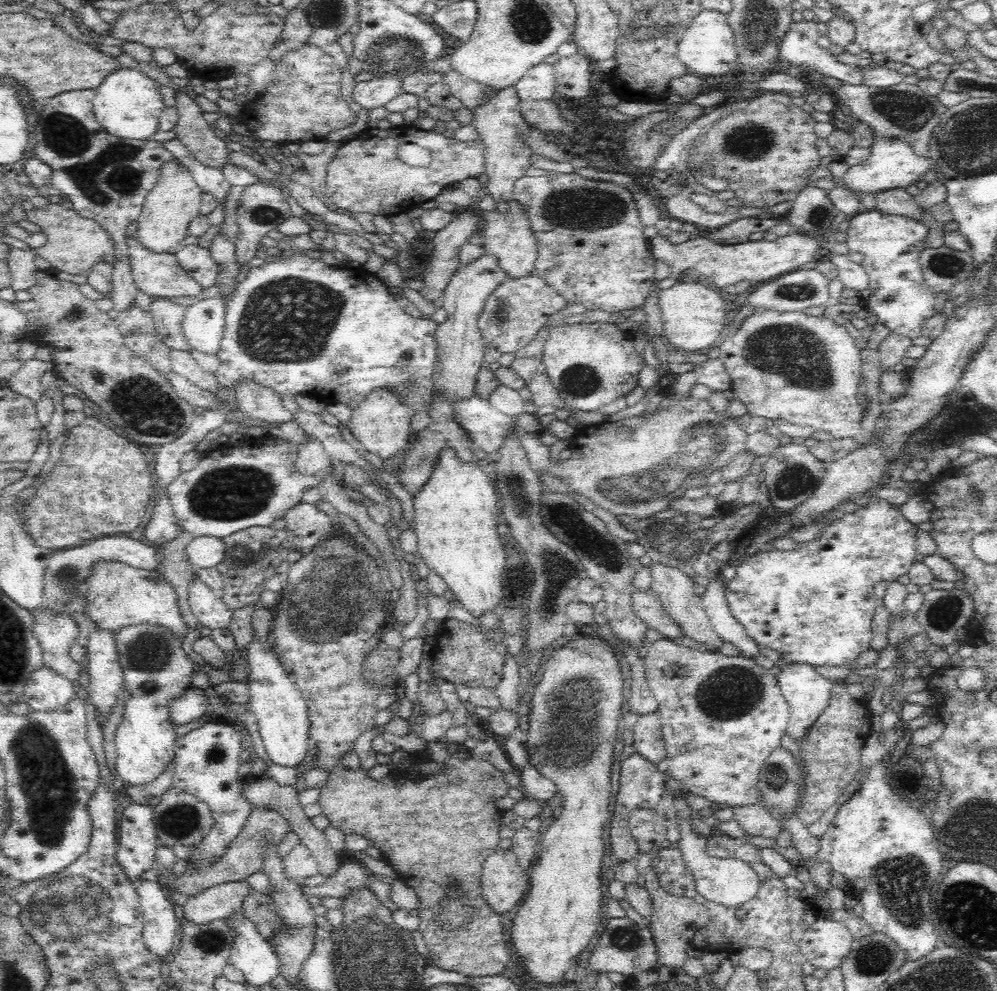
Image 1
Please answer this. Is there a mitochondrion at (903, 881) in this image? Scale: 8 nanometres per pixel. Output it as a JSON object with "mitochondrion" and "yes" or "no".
{"mitochondrion":"yes"}

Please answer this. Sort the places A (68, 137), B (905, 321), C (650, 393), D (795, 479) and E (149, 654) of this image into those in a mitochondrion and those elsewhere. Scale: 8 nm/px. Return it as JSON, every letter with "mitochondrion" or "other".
{"A":"mitochondrion","B":"other","C":"other","D":"mitochondrion","E":"mitochondrion"}

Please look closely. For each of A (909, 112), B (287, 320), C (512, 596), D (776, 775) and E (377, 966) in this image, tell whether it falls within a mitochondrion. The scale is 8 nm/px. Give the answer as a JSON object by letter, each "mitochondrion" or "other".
{"A":"mitochondrion","B":"mitochondrion","C":"other","D":"mitochondrion","E":"mitochondrion"}

